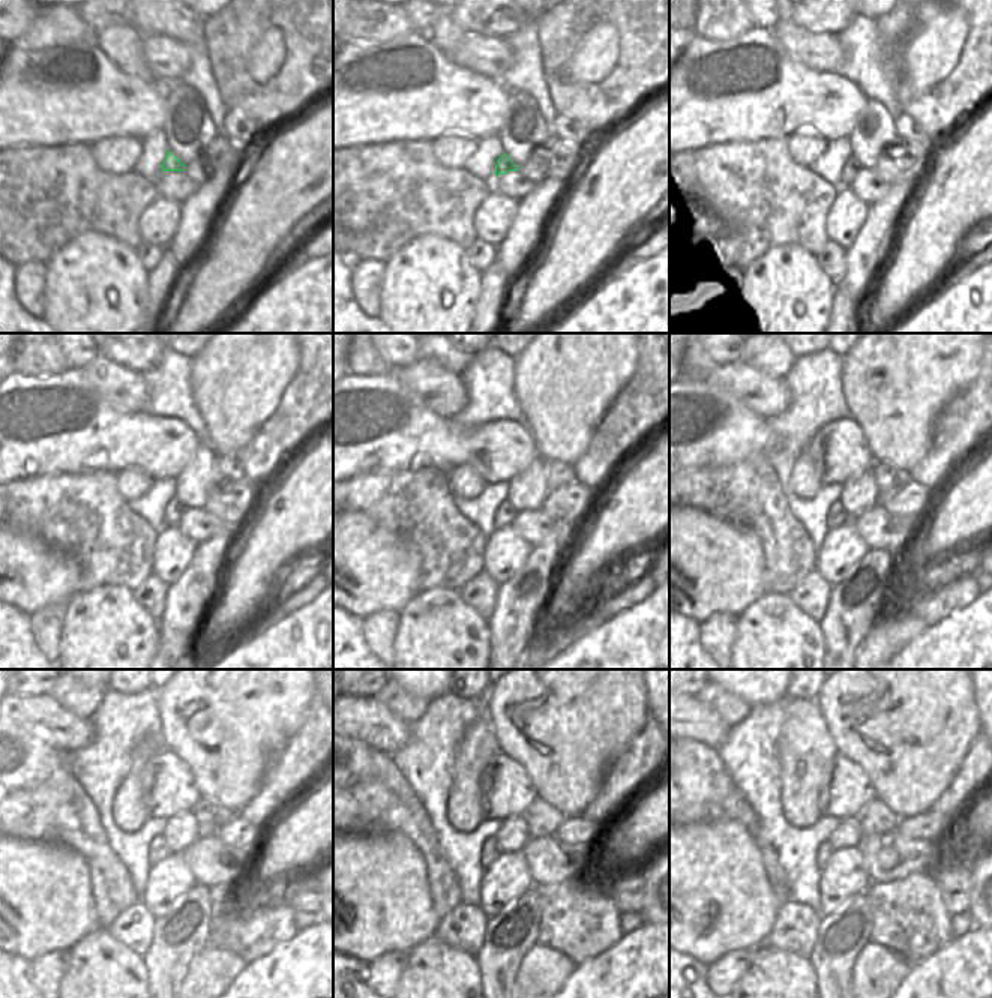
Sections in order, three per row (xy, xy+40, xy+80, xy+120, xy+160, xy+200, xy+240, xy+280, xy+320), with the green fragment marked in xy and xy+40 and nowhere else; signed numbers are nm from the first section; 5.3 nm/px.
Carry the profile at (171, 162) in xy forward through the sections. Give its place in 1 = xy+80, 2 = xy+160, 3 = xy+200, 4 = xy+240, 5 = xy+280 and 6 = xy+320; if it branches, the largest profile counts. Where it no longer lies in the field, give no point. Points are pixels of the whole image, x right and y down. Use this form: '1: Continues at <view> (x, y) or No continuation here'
1: Continues at xy+80 (848, 173)
2: Continues at xy+160 (506, 514)
3: Continues at xy+200 (836, 517)
4: Continues at xy+240 (158, 850)
5: Continues at xy+280 (491, 850)
6: Continues at xy+320 (824, 851)

